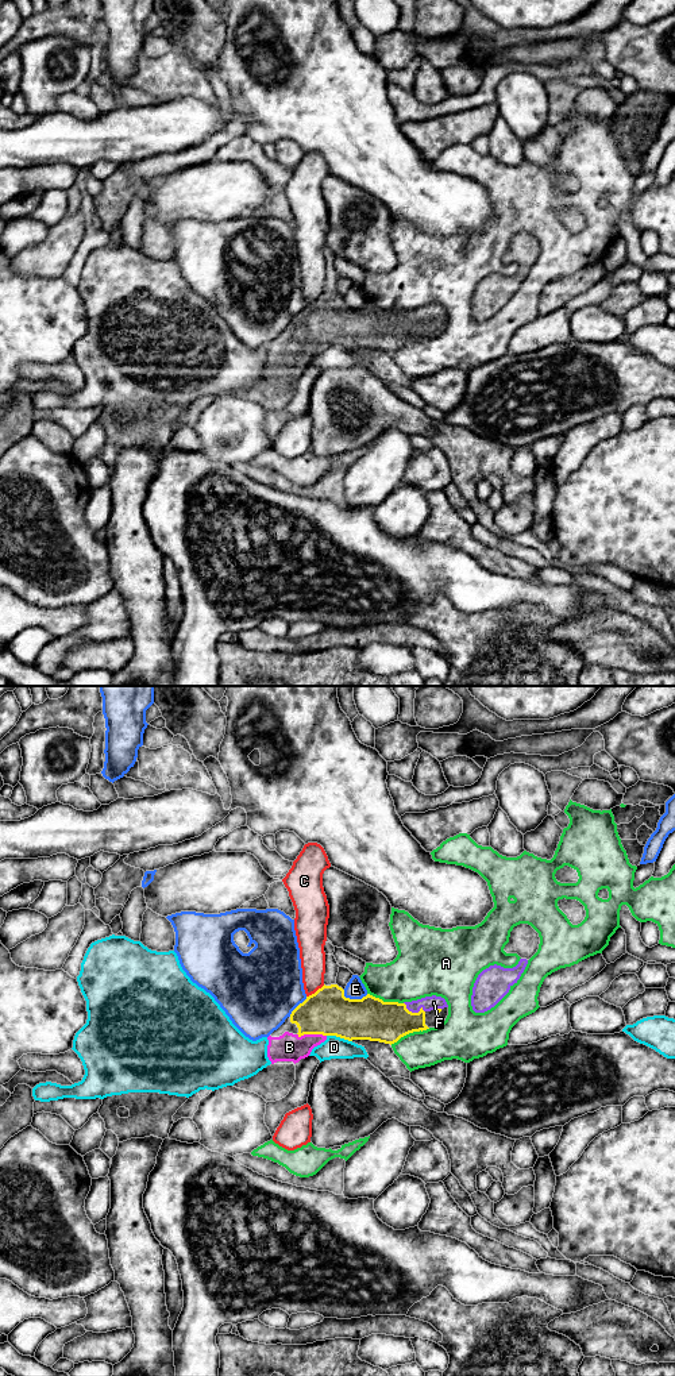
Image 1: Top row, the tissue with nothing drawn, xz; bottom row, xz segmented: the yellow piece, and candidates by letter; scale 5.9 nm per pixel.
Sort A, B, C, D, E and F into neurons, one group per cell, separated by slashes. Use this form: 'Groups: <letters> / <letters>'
Groups: A / B F / C / D / E

